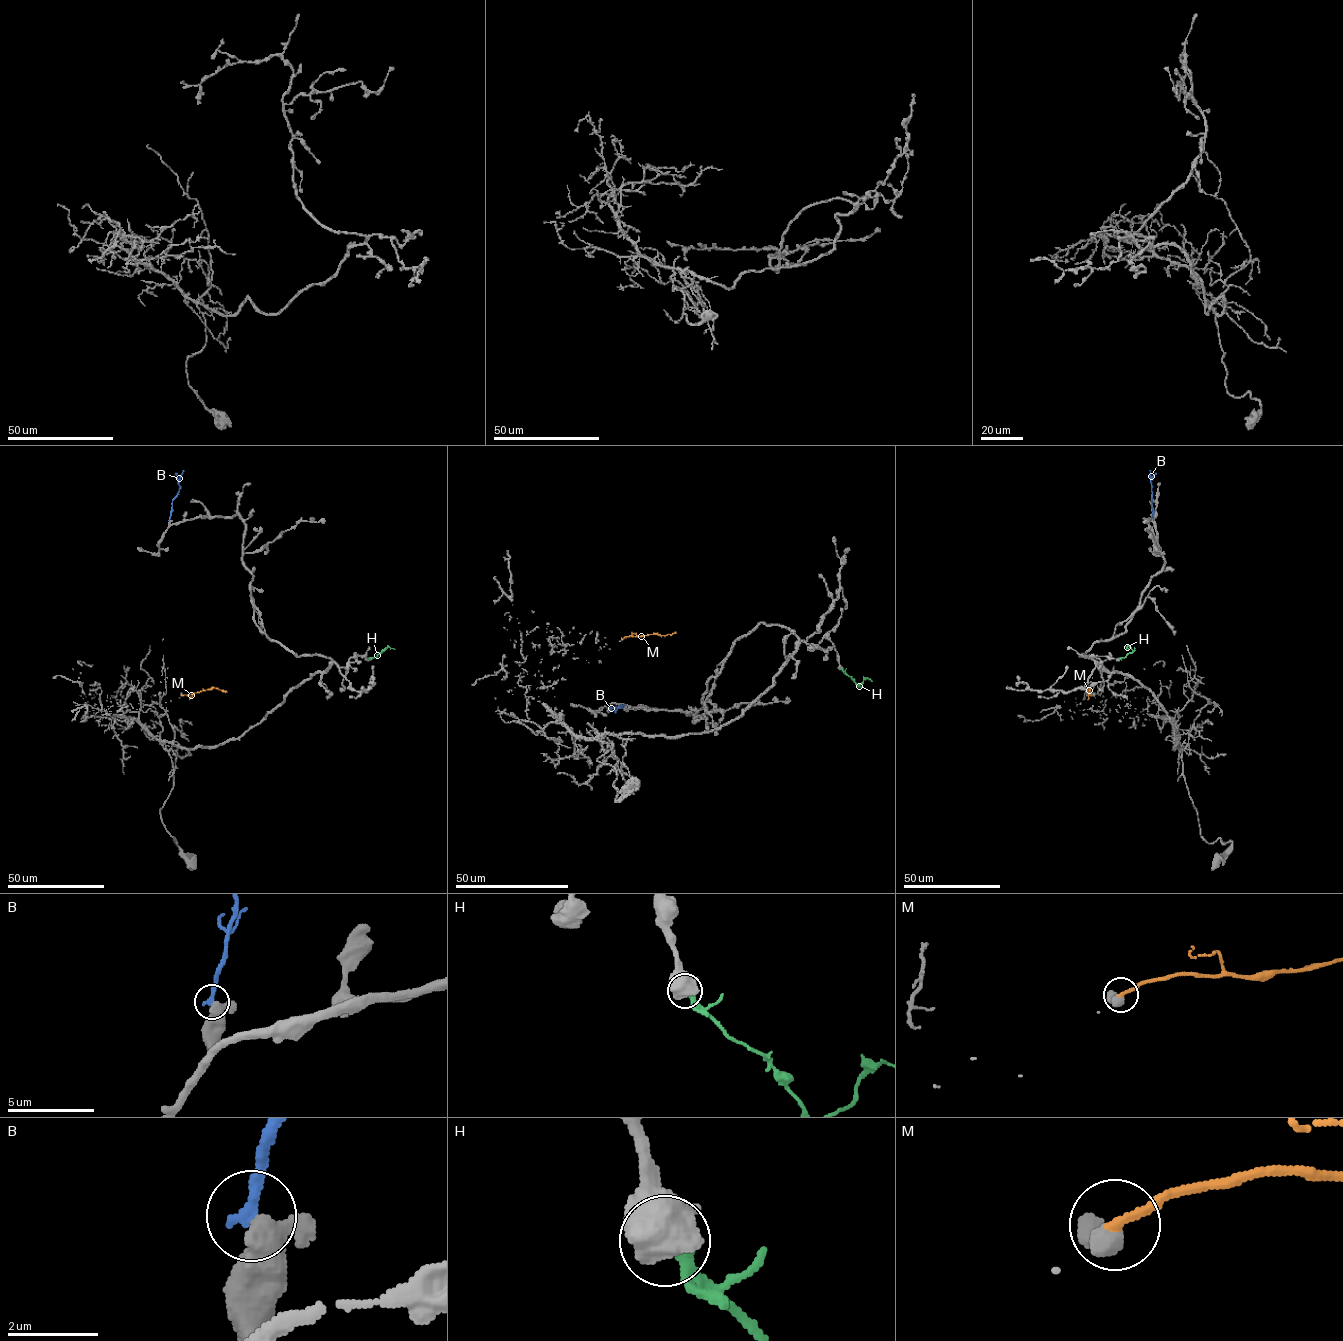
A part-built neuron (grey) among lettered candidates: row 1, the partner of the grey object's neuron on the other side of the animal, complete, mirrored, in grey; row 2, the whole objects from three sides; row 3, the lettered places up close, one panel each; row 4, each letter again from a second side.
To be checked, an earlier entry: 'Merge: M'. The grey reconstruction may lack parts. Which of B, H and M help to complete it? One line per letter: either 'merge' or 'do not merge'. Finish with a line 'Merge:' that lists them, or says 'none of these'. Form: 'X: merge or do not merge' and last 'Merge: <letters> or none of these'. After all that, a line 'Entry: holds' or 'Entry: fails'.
B: do not merge
H: do not merge
M: merge
Merge: M
Entry: holds

